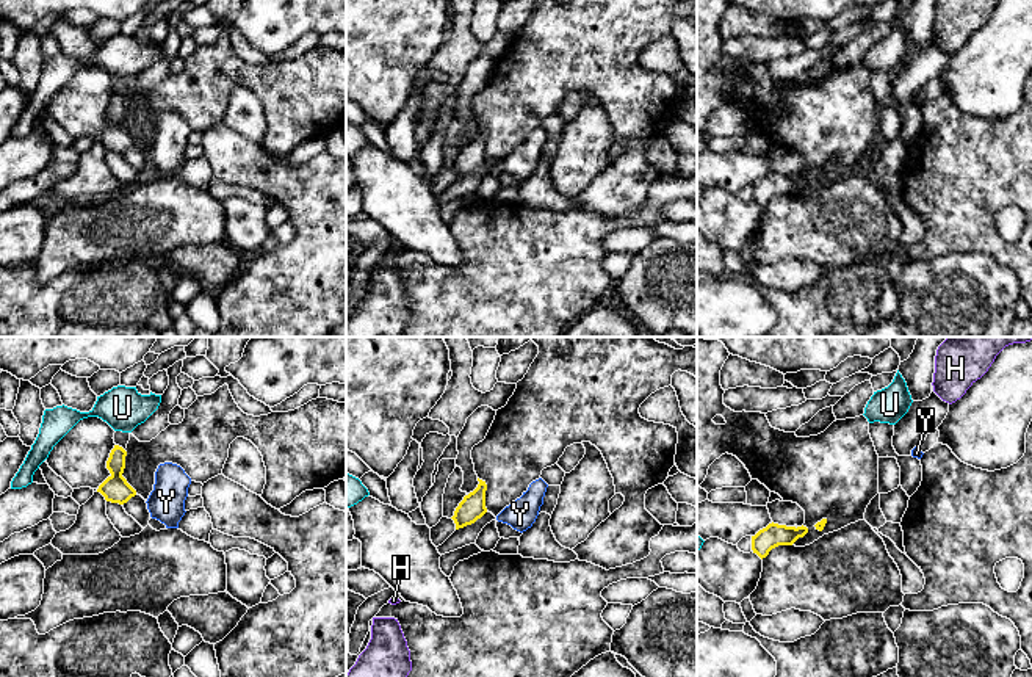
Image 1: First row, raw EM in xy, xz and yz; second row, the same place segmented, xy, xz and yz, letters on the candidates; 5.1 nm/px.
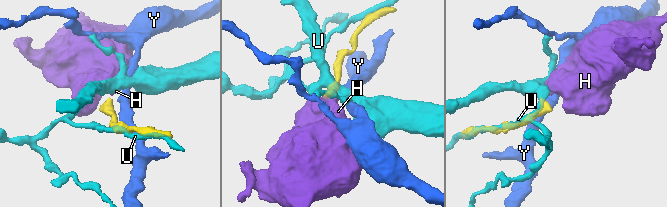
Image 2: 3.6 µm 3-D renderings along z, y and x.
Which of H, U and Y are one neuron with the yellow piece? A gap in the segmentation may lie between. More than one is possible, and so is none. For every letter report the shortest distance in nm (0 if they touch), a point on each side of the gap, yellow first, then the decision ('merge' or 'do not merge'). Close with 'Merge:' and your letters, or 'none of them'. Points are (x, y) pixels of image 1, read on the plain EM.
H: 460 nm | xz (456, 177), (395, 245) | merge
U: 80 nm | xy (118, 94), (122, 80) | do not merge
Y: 60 nm | xz (486, 160), (497, 165) | do not merge
Merge: H

